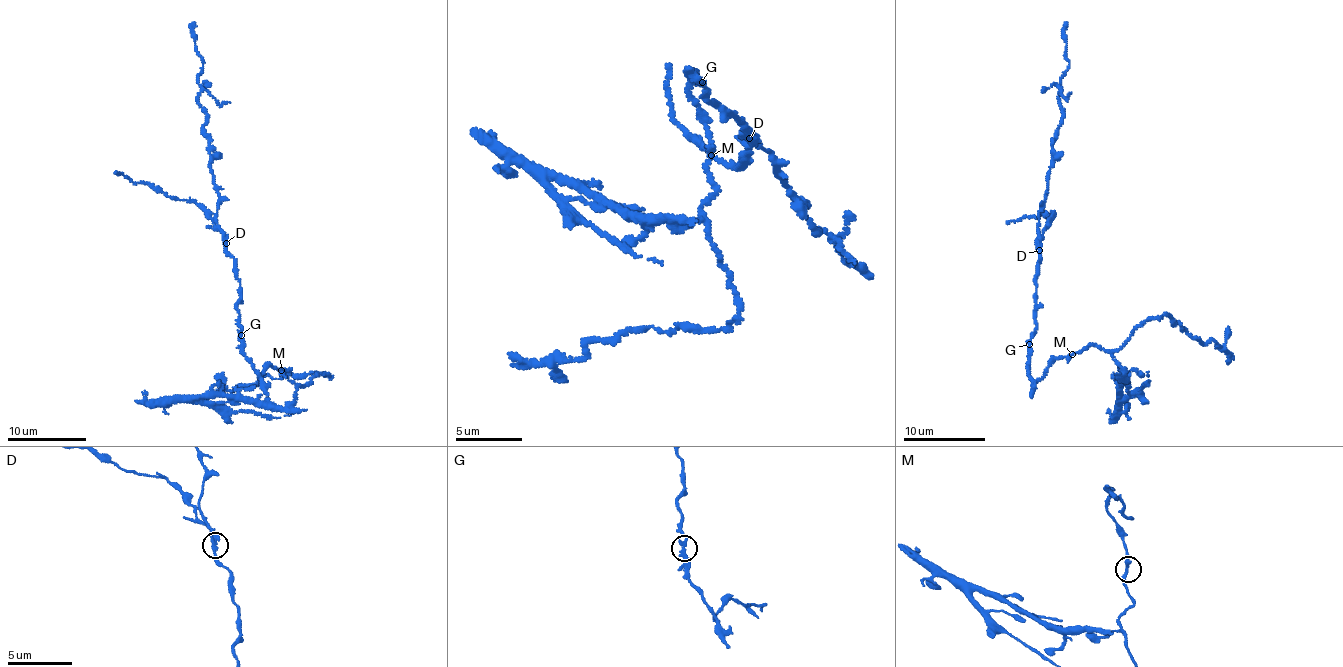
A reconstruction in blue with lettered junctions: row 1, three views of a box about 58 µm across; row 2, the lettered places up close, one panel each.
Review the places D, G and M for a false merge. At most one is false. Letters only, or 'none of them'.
D

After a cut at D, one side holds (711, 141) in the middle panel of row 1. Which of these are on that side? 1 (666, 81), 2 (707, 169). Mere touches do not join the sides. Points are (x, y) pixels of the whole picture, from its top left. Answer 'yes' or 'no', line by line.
1: no
2: yes

